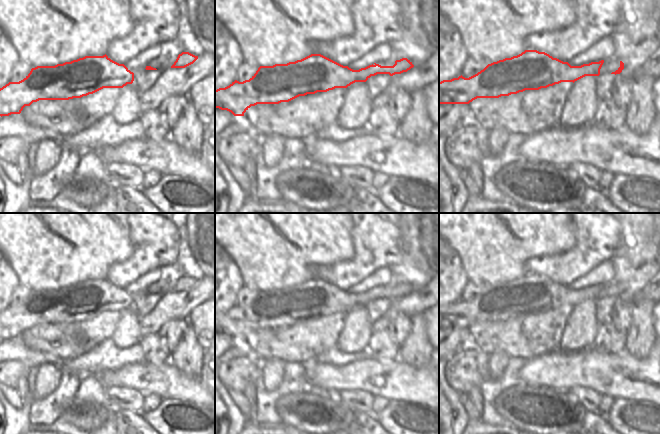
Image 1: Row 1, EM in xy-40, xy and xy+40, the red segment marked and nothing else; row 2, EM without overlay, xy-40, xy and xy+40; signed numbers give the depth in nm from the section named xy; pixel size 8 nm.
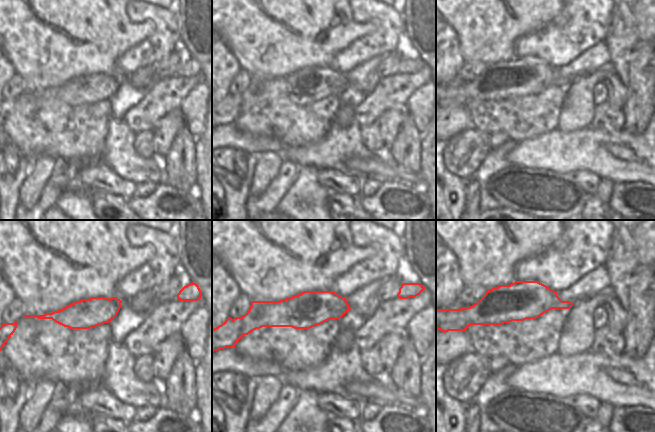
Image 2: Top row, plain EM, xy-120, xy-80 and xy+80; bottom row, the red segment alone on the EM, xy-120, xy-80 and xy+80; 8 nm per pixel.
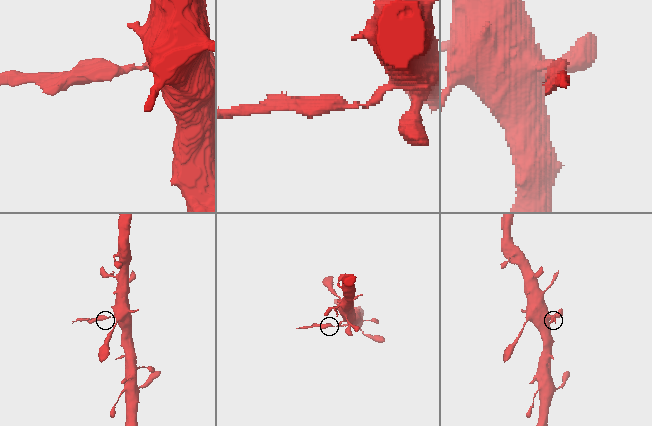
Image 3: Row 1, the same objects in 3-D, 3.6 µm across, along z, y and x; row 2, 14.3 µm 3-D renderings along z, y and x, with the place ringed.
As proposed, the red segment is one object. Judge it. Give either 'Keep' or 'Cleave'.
Cleave

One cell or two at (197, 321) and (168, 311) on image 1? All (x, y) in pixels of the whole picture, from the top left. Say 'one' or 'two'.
two

